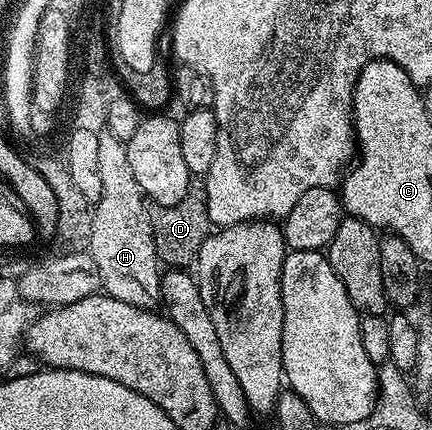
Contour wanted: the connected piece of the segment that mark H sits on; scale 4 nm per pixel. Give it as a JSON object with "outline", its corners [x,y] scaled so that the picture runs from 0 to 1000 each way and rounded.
{"outline":[[[250,300],[229,305],[225,326],[234,456],[225,481],[215,486],[211,560],[201,588],[220,607],[241,684],[275,700],[294,700],[294,709],[352,723],[366,712],[373,693],[377,630],[363,600],[340,465],[322,440],[322,421],[313,421],[303,381],[294,374],[289,335]]]}

